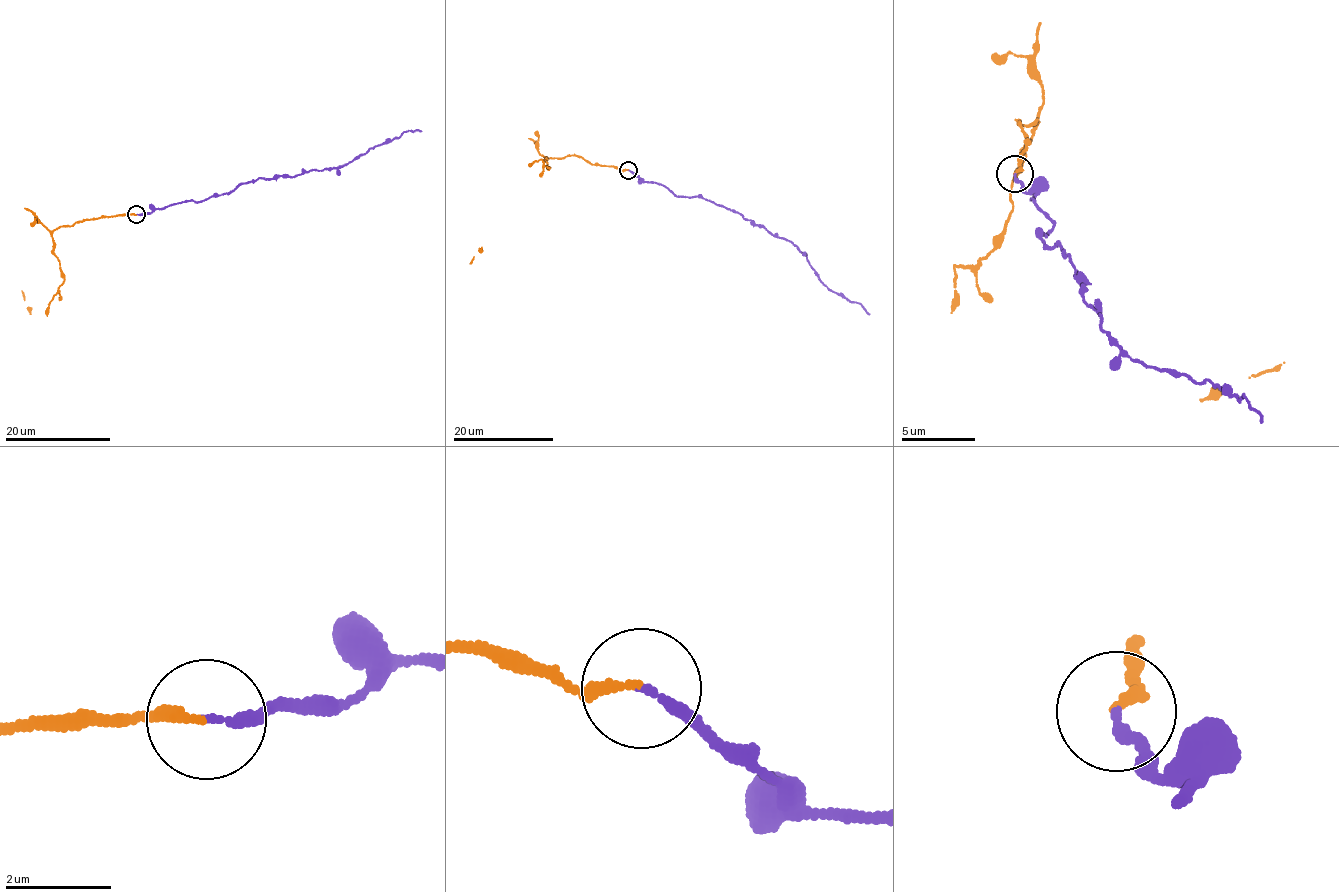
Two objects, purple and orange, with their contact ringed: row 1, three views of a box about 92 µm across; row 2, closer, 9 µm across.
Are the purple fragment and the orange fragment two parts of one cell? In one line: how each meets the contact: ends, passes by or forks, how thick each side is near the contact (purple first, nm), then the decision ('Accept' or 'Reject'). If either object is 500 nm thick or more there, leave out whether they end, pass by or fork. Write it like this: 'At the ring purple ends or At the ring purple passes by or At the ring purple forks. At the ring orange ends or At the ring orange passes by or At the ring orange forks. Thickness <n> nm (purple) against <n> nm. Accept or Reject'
At the ring purple ends. At the ring orange ends. Thickness 190 nm (purple) against 180 nm. Accept

